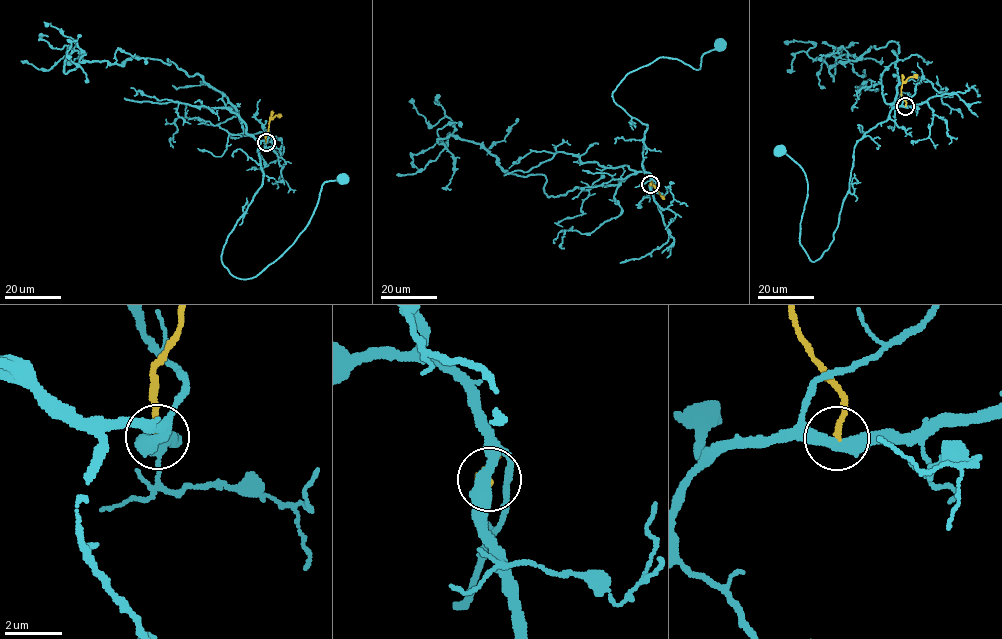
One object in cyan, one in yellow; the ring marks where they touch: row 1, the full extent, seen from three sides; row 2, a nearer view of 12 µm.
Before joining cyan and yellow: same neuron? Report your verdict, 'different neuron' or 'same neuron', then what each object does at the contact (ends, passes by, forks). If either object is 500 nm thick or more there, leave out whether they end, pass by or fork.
different neuron; cyan passes by; yellow ends there

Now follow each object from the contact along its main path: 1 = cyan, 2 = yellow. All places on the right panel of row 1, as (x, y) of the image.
1: (905, 106), (892, 108), (855, 145), (838, 227), (829, 247), (813, 262), (800, 242), (807, 179), (779, 150)
2: (905, 106), (902, 84), (917, 75)

